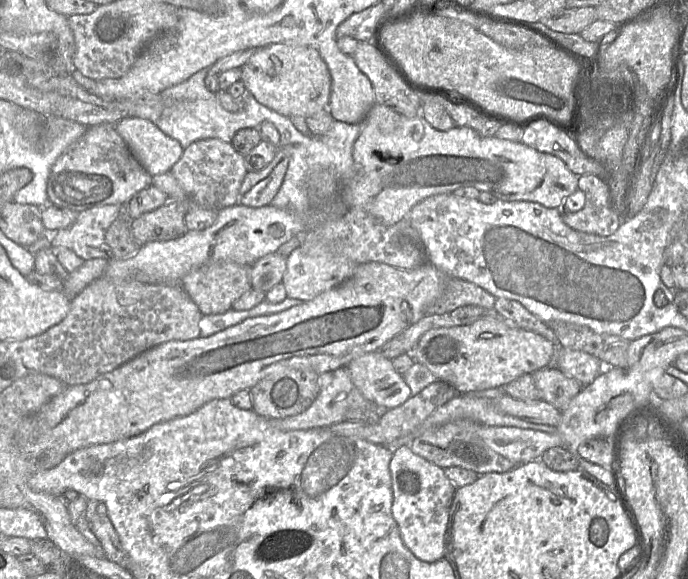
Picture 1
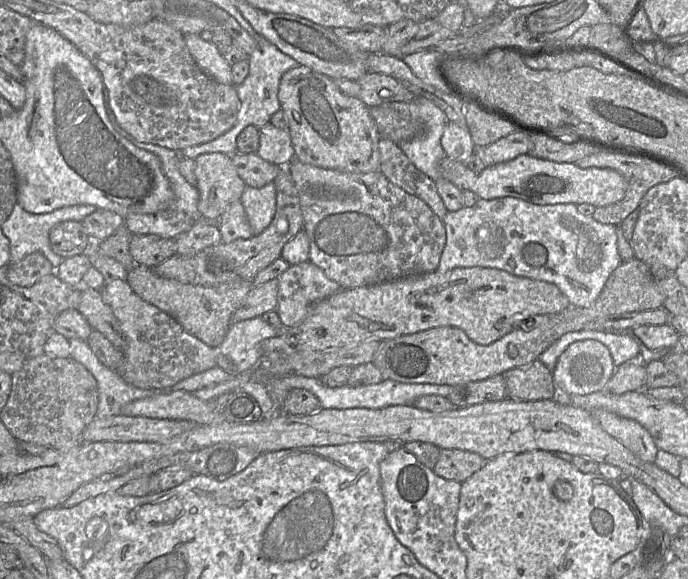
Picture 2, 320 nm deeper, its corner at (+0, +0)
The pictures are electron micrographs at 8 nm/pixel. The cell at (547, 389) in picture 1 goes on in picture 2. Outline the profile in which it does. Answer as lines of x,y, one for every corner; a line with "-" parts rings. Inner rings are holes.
538,359
527,367
504,372
508,397
514,400
552,400
558,393
553,373

